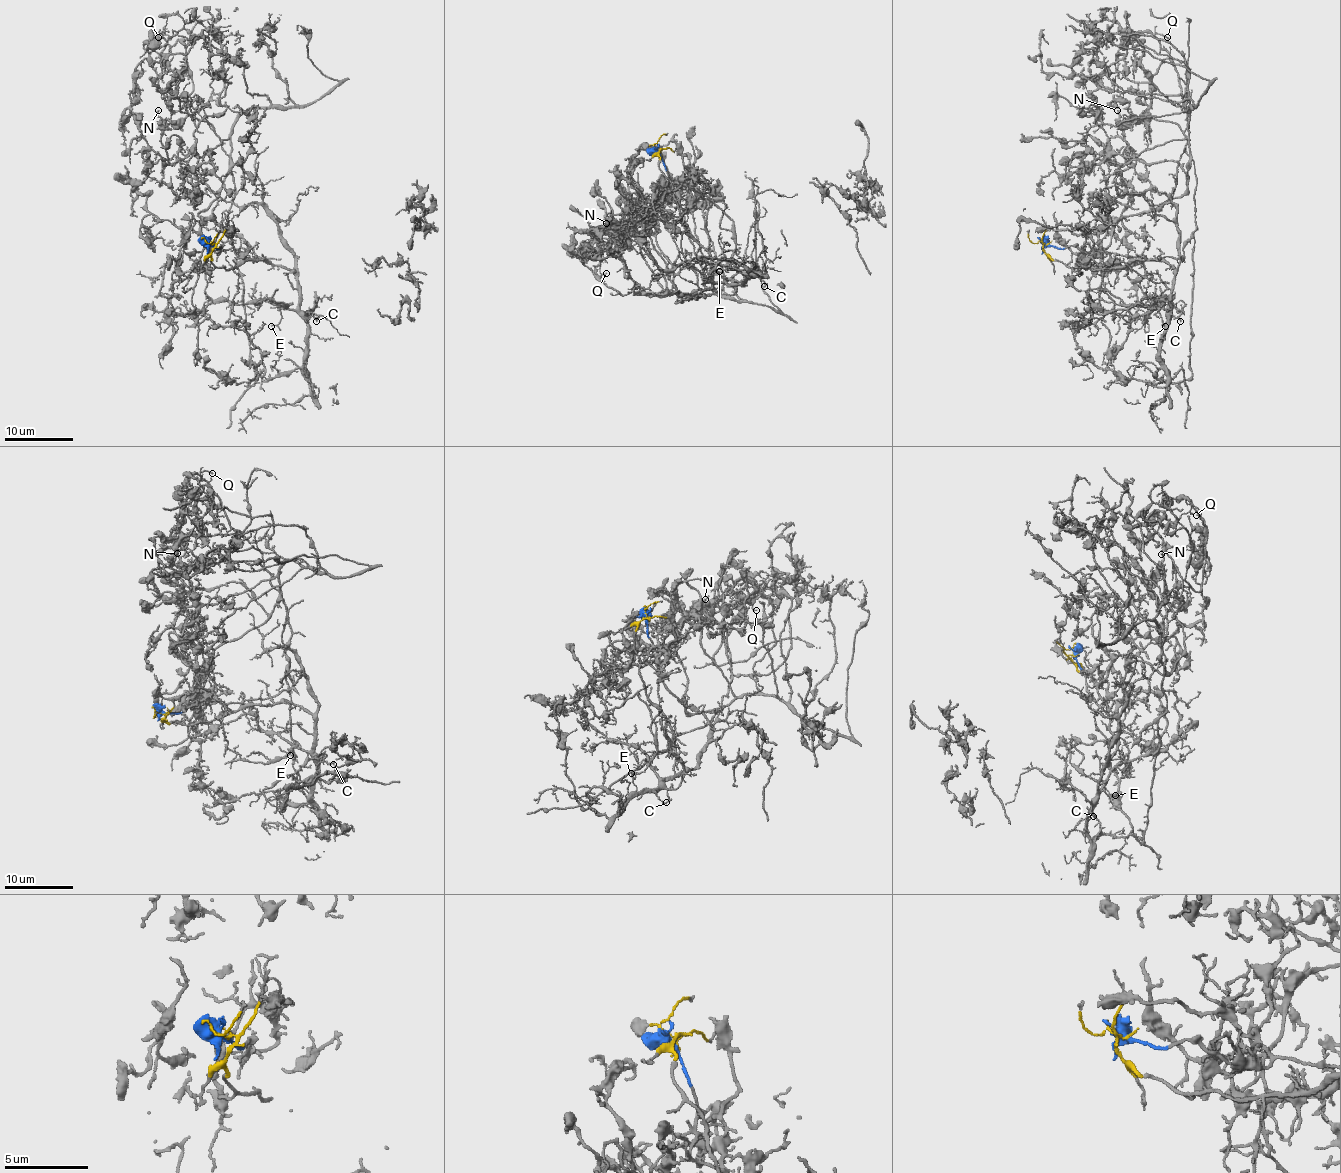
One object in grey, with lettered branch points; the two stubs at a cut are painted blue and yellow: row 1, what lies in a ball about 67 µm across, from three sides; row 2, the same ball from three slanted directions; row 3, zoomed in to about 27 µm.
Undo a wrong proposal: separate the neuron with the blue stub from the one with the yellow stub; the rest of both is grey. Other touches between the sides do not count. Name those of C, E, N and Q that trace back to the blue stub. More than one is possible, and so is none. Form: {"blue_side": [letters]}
{"blue_side": ["N", "Q"]}

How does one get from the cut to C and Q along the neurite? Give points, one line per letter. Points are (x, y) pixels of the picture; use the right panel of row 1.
C: (1042, 243), (1053, 260), (1096, 270), (1135, 260), (1164, 260), (1175, 272), (1170, 308), (1180, 322)
Q: (1042, 243), (1149, 260), (1183, 253), (1195, 229), (1187, 66), (1130, 30), (1128, 45), (1144, 31), (1166, 37)

